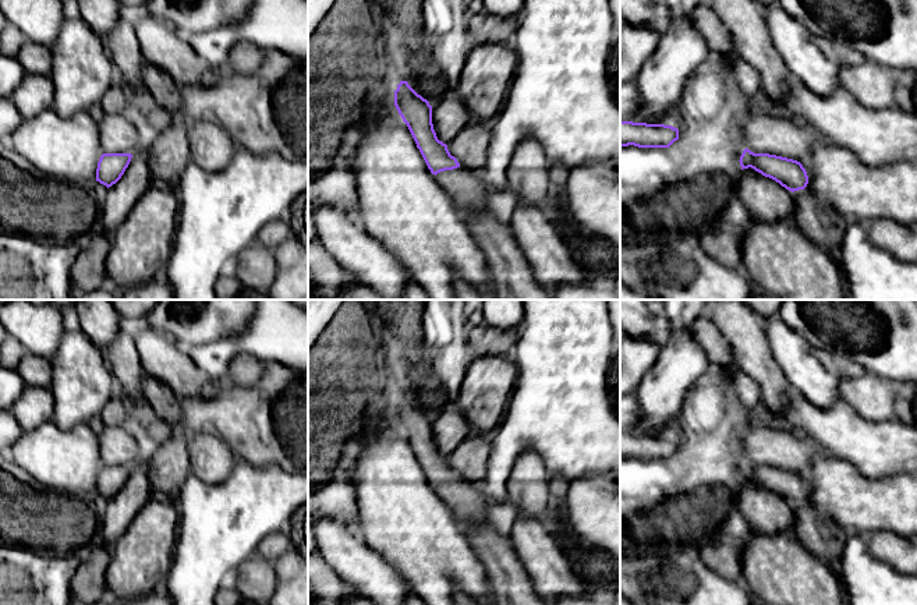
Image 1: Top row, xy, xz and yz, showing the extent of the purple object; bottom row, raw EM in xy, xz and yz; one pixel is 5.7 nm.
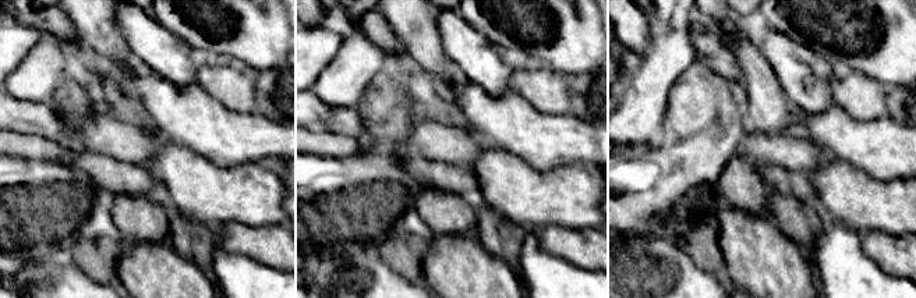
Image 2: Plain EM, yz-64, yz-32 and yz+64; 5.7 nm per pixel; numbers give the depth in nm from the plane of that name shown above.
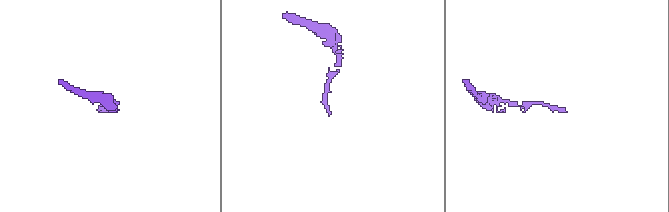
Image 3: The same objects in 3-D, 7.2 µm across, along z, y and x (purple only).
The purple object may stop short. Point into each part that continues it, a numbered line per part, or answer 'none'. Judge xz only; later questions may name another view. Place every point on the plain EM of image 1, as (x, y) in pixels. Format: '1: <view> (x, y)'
1: xz (466, 499)

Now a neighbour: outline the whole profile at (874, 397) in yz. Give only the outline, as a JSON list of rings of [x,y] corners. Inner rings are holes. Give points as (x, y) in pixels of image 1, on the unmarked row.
[[[875,374],[839,378],[839,396],[870,421],[886,421],[902,414],[899,389]]]

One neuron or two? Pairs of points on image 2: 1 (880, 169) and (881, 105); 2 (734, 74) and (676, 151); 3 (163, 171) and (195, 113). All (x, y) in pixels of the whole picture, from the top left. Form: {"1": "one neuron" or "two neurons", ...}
{"1": "two neurons", "2": "two neurons", "3": "two neurons"}

